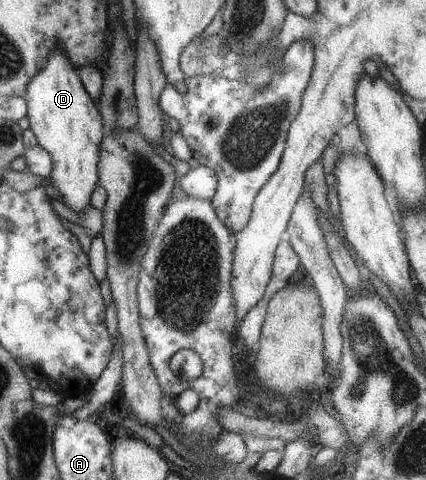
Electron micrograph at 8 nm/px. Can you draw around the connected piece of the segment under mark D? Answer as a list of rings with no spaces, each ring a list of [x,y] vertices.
[[[54,48],[45,61],[45,65],[27,82],[24,96],[29,129],[34,133],[37,144],[50,155],[52,166],[49,172],[52,186],[58,190],[60,204],[67,213],[77,217],[89,206],[89,198],[98,182],[97,162],[99,159],[100,142],[103,139],[103,120],[95,102],[84,90],[76,68],[65,57],[61,49]]]

